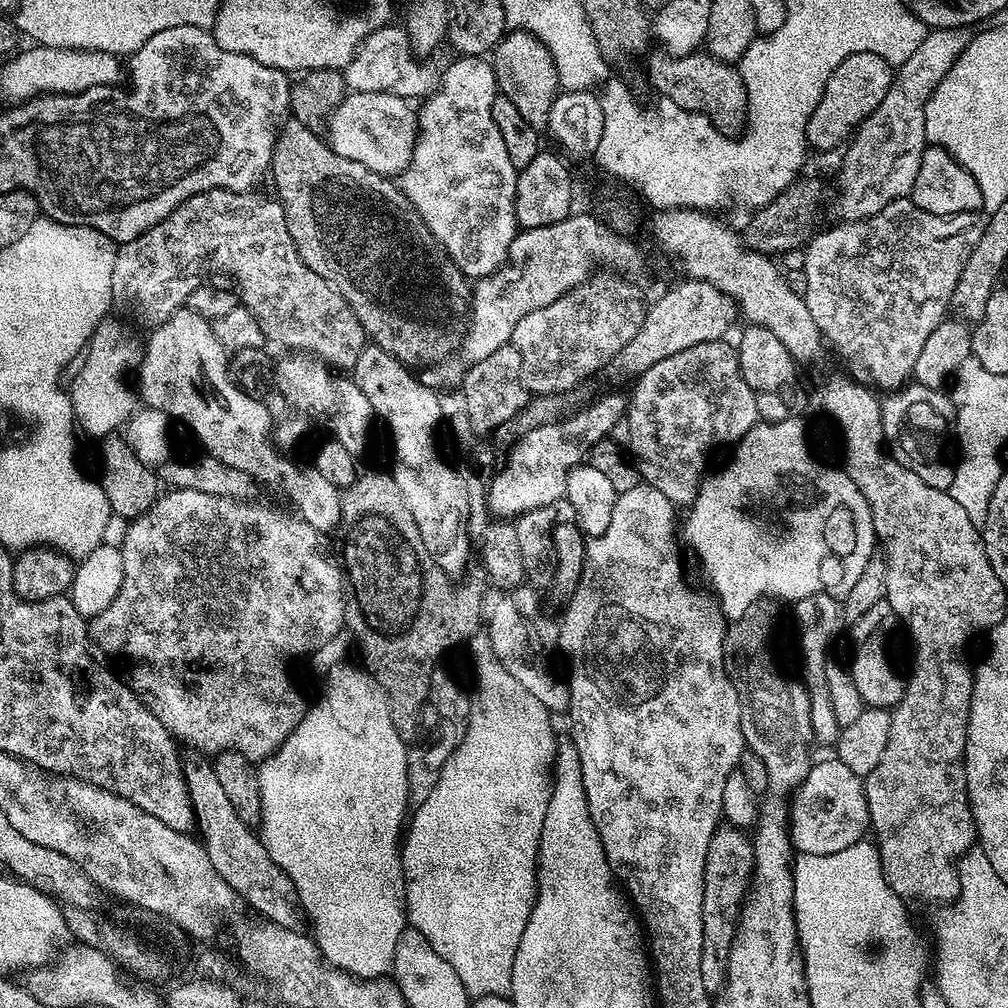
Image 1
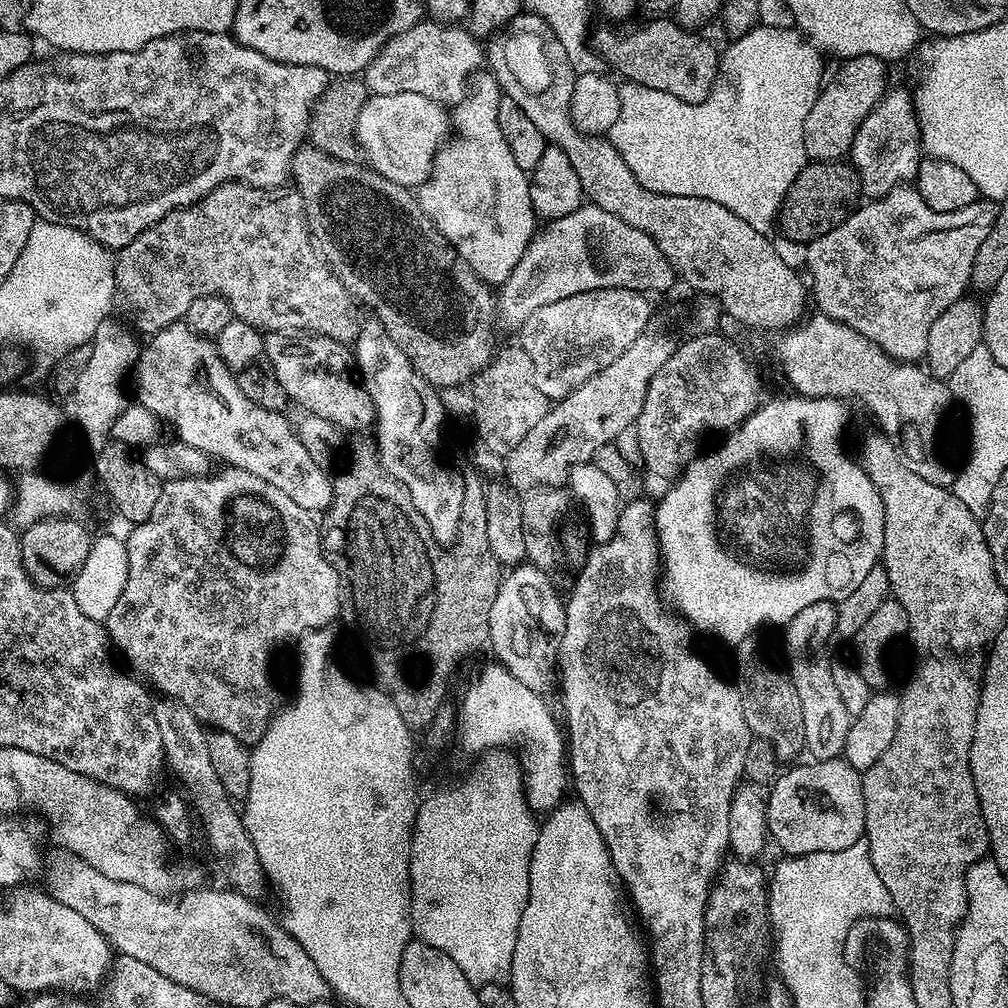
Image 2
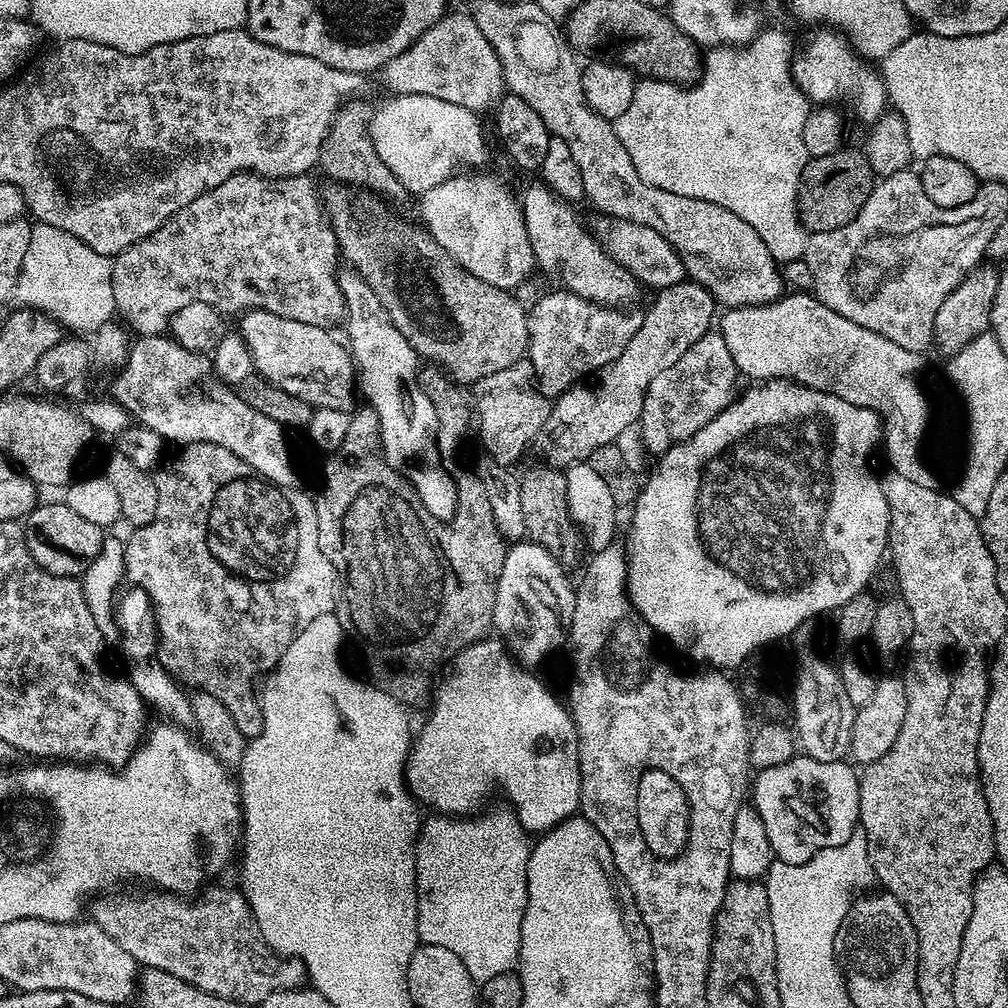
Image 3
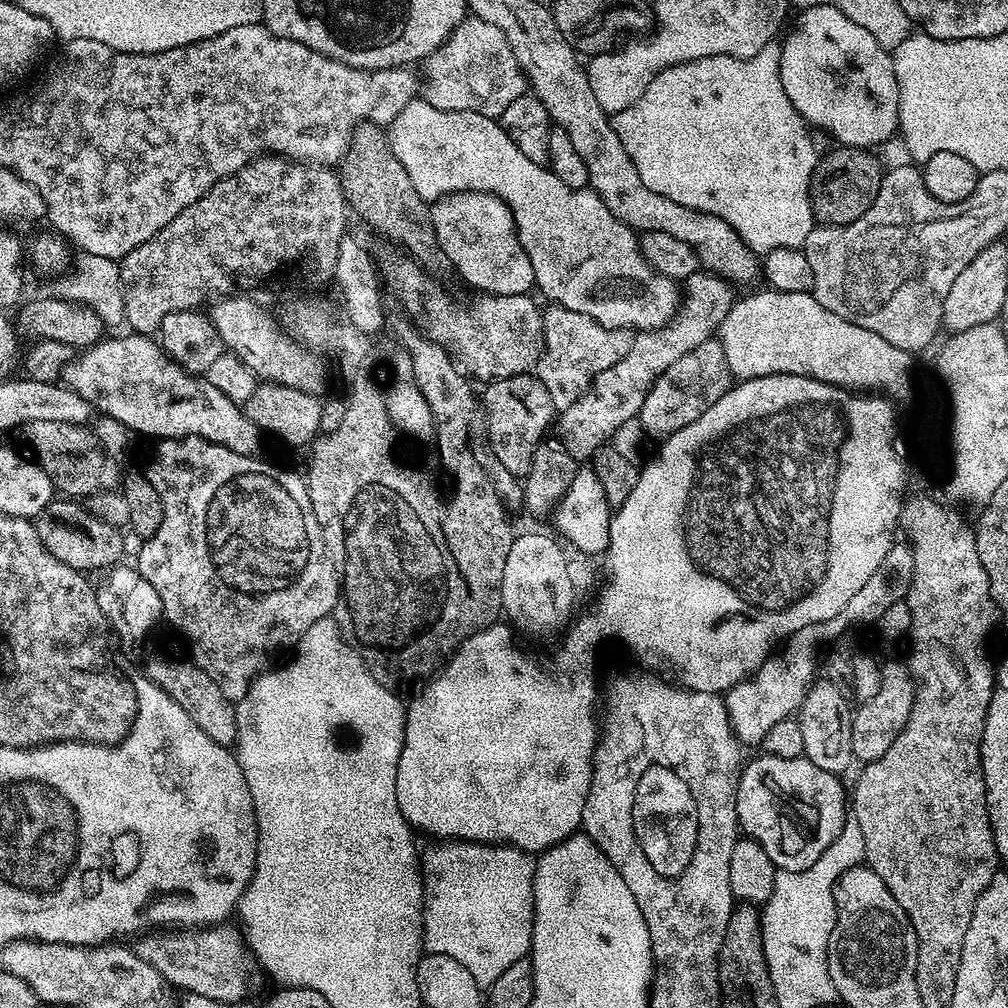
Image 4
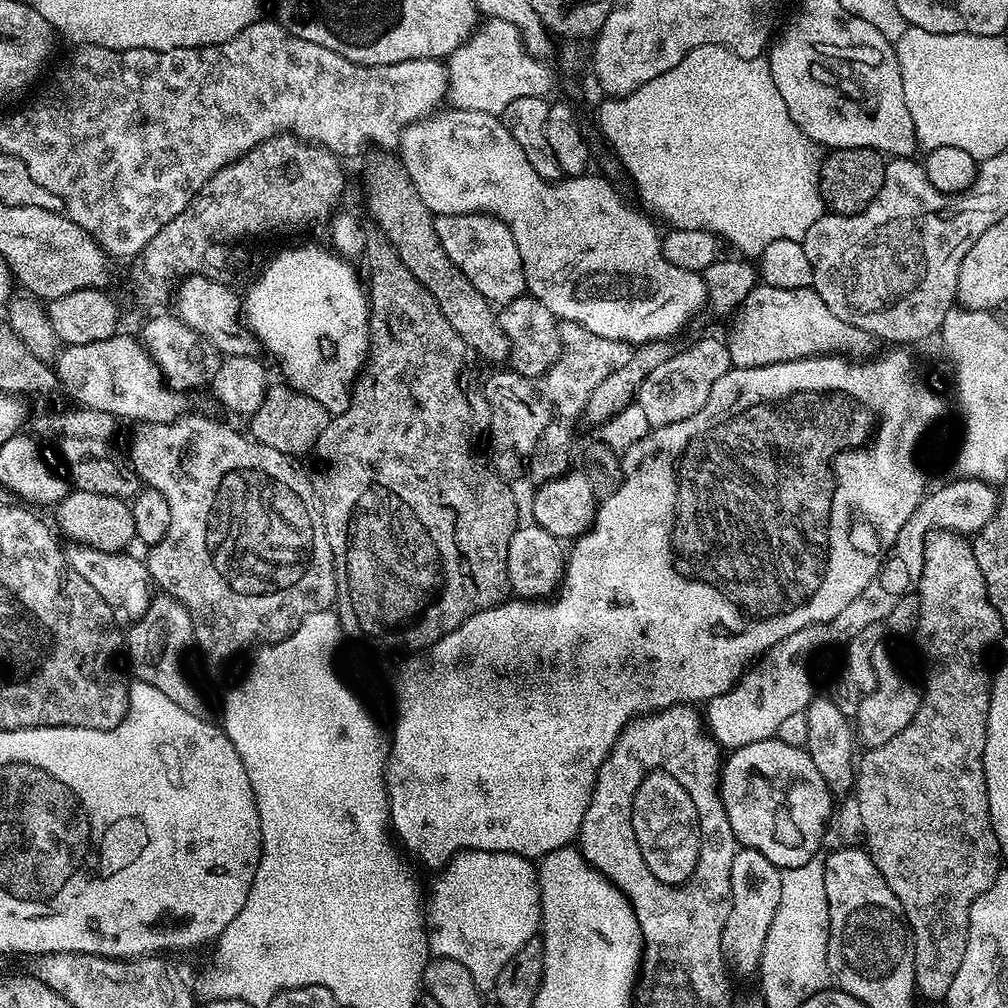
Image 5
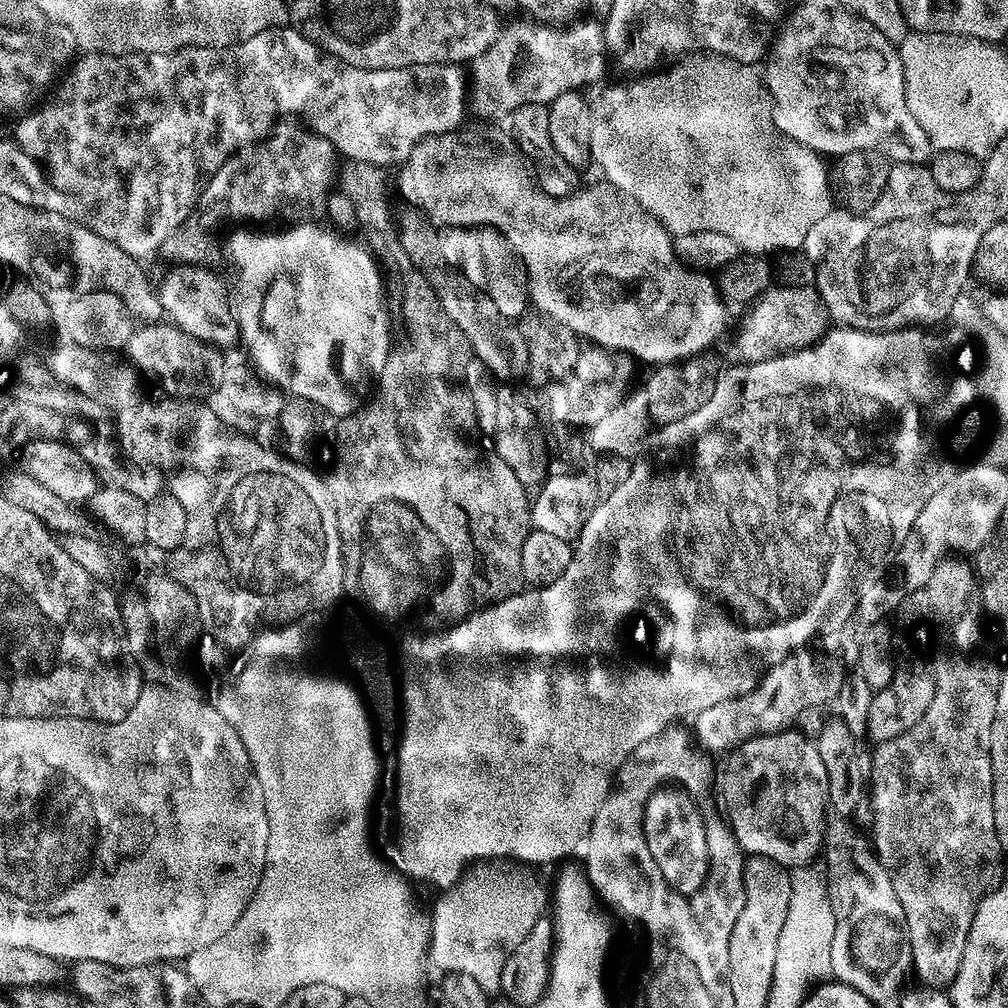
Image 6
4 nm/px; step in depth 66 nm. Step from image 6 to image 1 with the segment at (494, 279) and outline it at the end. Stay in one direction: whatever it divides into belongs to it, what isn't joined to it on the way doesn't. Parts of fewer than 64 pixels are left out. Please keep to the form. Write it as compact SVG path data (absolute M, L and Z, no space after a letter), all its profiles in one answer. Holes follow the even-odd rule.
M459 55L442 72L442 83L418 108L418 139L412 161L399 177L400 189L410 198L414 210L426 222L430 234L469 278L489 276L508 259L510 244L518 231L515 214L518 169L510 162L510 153L502 142L502 133L494 126L492 107L496 101L496 69L484 56Z

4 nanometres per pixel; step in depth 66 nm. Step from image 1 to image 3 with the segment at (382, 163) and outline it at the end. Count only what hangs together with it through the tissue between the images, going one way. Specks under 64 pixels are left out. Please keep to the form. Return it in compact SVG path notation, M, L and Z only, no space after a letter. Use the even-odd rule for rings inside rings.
M396 94L381 106L380 112L373 111L370 116L370 135L378 155L386 162L402 182L405 193L423 194L434 190L442 182L449 180L461 170L476 170L488 160L488 140L484 137L481 117L466 106L454 106L454 102L442 102L442 98L430 98L426 94Z

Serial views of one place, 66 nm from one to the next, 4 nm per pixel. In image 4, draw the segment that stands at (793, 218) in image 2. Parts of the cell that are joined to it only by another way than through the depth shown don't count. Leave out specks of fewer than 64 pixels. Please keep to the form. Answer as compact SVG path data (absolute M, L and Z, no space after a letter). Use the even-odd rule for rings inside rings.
M833 147L817 159L810 182L810 206L821 225L849 224L866 214L880 189L885 169L875 151L862 148Z

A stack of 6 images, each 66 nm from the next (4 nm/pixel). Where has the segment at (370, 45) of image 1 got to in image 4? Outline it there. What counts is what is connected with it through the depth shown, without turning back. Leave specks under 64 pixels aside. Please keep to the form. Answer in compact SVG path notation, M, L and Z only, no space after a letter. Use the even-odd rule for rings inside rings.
M471 14L461 19L445 44L428 55L422 68L423 99L438 110L480 112L483 116L499 118L514 98L526 92L524 71L514 58L514 50L510 50L510 42L506 42L506 34Z

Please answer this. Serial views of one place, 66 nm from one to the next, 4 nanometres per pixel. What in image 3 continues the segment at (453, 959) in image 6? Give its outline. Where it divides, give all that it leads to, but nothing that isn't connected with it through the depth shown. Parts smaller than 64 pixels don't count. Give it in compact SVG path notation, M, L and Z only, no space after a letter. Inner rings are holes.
M504 808L472 814L467 818L433 815L433 820L425 819L421 823L420 836L416 840L420 944L446 946L446 950L458 954L458 958L462 958L462 966L470 970L470 978L477 982L498 978L498 974L513 971L520 958L522 918L526 914L528 901L526 862L532 853L532 844L529 833L524 831L515 812Z

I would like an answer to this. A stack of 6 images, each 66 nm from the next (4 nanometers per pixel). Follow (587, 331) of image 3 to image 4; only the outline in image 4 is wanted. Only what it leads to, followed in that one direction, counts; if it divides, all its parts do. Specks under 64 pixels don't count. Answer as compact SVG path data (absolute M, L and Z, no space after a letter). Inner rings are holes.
M559 306L543 309L544 317L544 355L538 365L538 375L552 393L552 403L557 409L569 408L577 396L592 383L592 379L602 370L614 366L626 354L634 339L631 331L622 328L607 328L586 314L566 310Z

